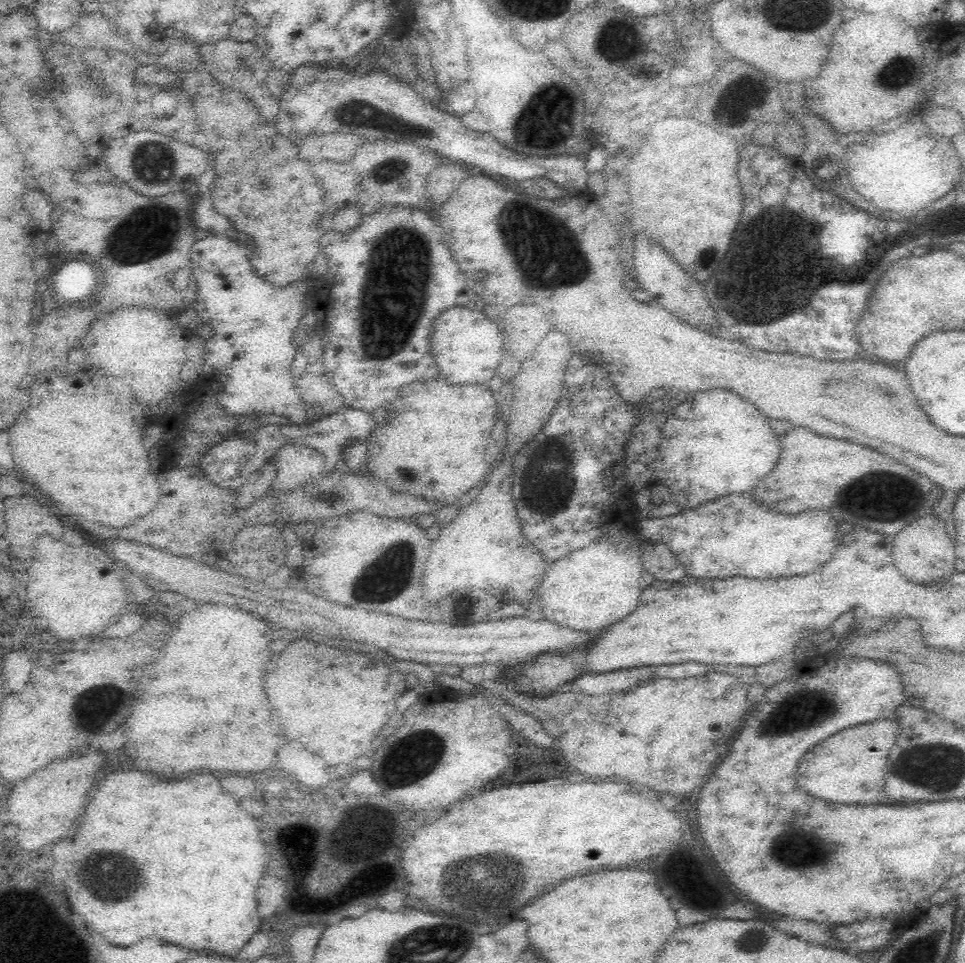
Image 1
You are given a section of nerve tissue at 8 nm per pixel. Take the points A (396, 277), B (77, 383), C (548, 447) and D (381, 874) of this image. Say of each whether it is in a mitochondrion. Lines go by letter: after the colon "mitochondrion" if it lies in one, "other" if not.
A: mitochondrion
B: other
C: other
D: other

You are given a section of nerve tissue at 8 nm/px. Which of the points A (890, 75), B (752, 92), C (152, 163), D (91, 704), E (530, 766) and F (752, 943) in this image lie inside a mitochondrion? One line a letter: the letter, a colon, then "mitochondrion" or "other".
A: mitochondrion
B: other
C: mitochondrion
D: mitochondrion
E: mitochondrion
F: mitochondrion

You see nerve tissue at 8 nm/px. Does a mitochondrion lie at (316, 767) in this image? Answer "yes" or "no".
no

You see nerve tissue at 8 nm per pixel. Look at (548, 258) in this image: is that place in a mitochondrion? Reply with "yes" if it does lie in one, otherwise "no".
yes

